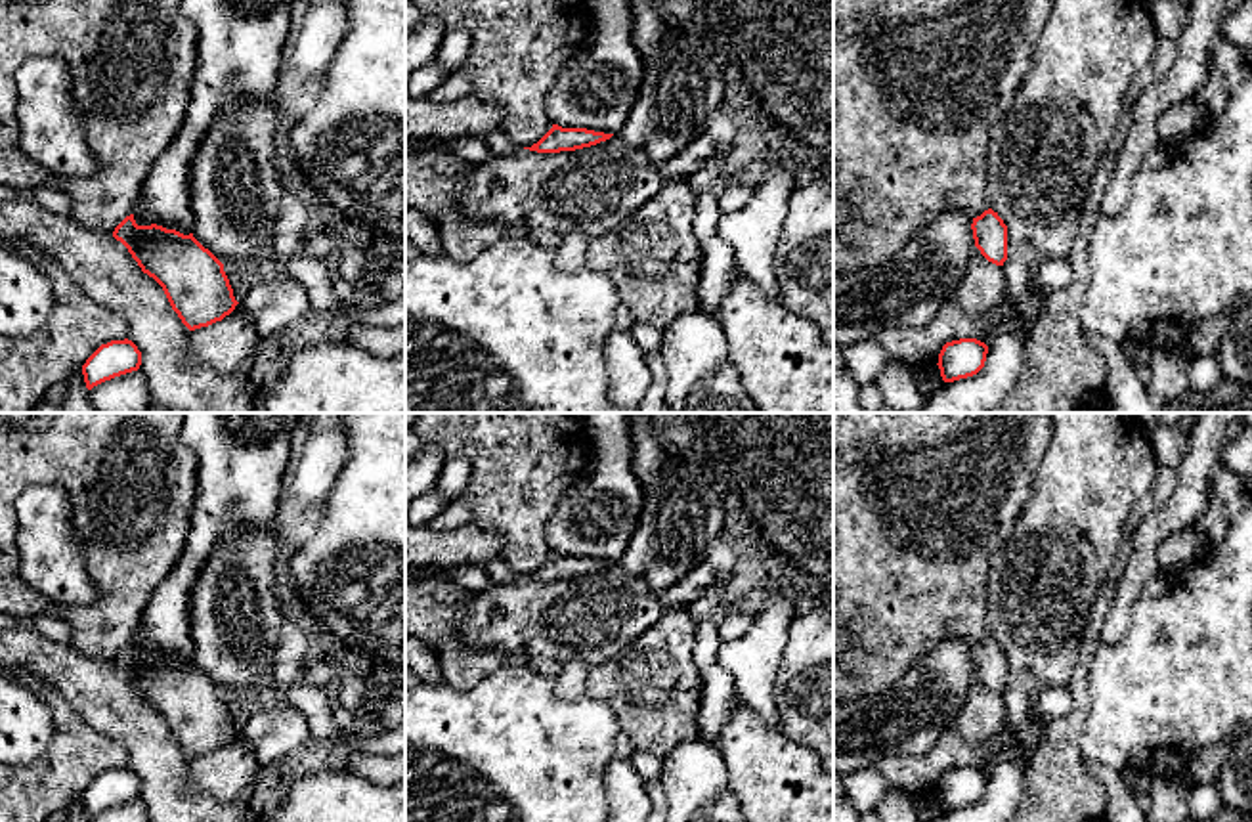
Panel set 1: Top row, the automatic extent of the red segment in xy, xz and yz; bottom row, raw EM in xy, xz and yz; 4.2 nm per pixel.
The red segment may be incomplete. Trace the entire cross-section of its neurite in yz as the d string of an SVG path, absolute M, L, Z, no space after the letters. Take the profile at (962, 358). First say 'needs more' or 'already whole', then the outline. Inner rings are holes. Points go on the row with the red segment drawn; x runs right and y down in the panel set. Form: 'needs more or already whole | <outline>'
already whole | M977 338L946 342L939 354L939 369L944 382L977 375L986 361L988 346Z

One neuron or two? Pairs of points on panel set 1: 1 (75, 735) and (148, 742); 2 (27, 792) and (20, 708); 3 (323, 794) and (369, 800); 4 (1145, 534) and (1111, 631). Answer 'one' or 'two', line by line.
1: two
2: two
3: one
4: one

